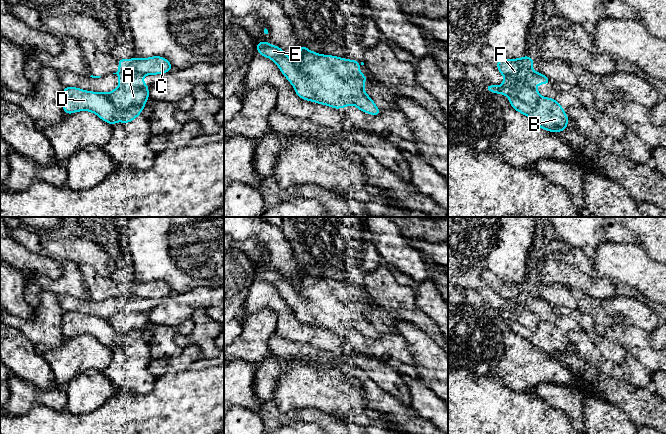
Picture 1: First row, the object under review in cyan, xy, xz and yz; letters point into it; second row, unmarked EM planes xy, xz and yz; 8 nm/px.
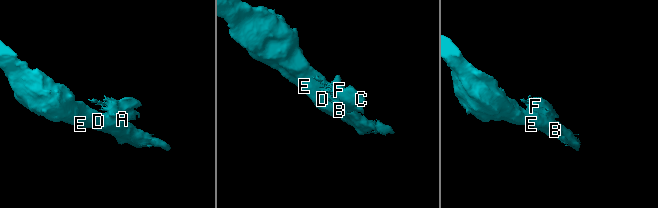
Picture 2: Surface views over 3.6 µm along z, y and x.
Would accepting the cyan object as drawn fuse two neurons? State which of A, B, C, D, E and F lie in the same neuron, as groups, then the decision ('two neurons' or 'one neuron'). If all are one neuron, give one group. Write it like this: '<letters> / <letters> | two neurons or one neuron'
A B C D E F | one neuron

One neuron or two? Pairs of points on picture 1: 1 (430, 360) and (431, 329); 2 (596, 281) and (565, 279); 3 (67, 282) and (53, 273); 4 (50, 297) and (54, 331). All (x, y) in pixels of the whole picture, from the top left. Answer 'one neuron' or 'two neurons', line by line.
1: two neurons
2: one neuron
3: two neurons
4: one neuron

